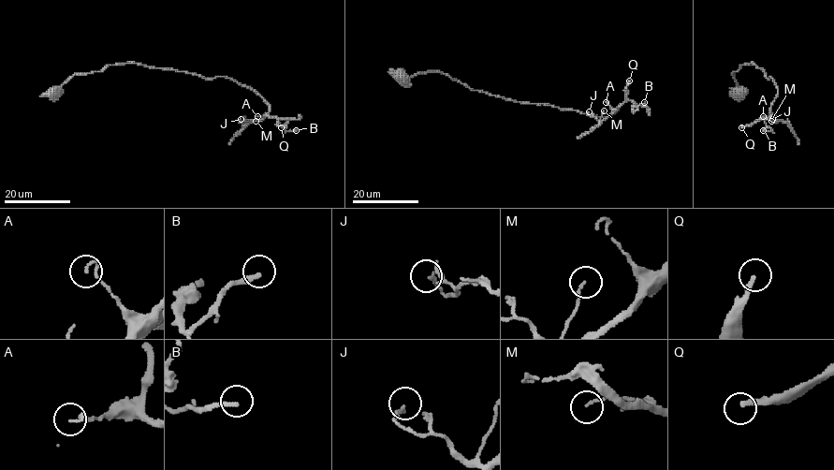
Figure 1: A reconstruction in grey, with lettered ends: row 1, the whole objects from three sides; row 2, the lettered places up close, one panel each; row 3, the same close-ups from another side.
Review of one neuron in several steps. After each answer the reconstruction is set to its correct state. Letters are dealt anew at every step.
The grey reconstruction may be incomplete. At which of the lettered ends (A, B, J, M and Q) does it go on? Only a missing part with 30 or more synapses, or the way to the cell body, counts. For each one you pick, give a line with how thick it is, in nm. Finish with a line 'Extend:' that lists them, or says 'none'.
Q: 240 nm thick
Extend: Q

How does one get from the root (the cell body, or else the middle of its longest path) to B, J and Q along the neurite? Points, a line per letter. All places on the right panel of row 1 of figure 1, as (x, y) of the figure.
B: (738, 93), (732, 73), (744, 65), (775, 81), (777, 96), (761, 118), (771, 130), (763, 130)
J: (738, 93), (732, 73), (751, 63), (761, 68), (777, 87), (769, 111), (782, 121), (772, 119)
Q: (738, 93), (732, 73), (751, 63), (777, 87), (769, 115), (741, 127)

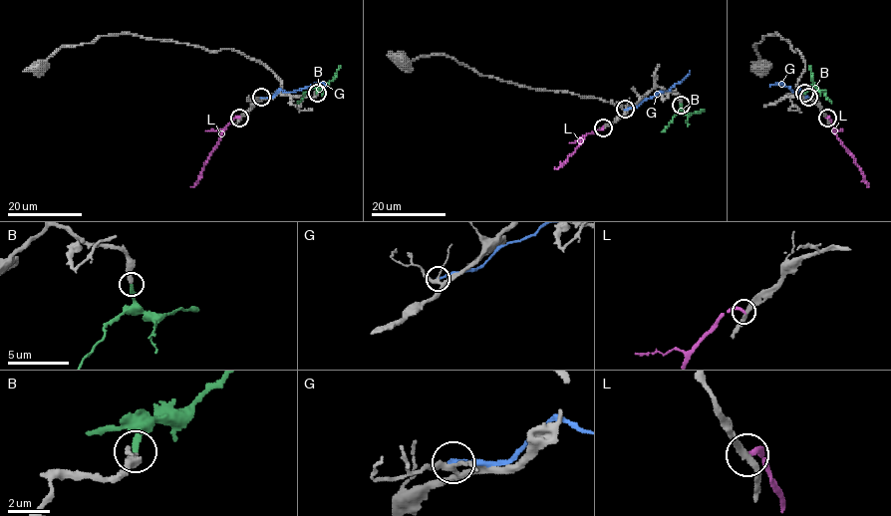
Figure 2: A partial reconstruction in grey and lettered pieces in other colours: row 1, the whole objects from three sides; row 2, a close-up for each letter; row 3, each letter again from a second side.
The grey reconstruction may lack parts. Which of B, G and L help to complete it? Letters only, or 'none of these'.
B

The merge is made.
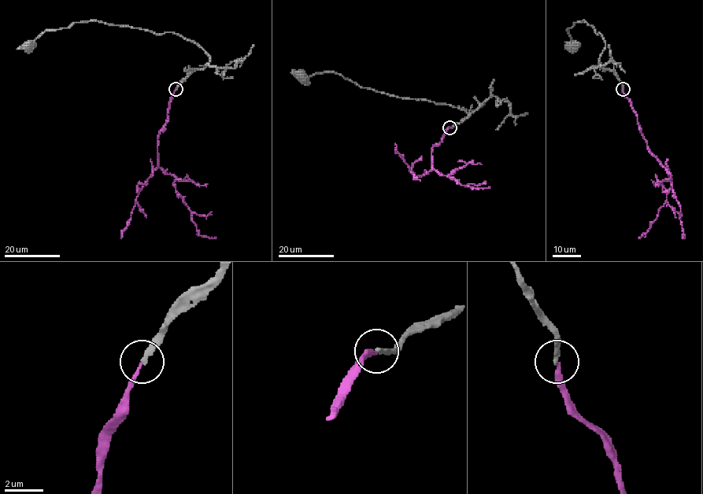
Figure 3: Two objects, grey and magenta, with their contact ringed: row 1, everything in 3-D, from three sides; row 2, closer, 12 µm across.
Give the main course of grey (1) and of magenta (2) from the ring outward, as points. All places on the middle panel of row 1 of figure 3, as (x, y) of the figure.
1: (449, 127), (483, 103), (470, 109), (396, 97), (362, 88), (332, 71), (303, 77)
2: (449, 127), (442, 141), (431, 148), (431, 167), (438, 173), (449, 175), (461, 185), (476, 189), (489, 188)

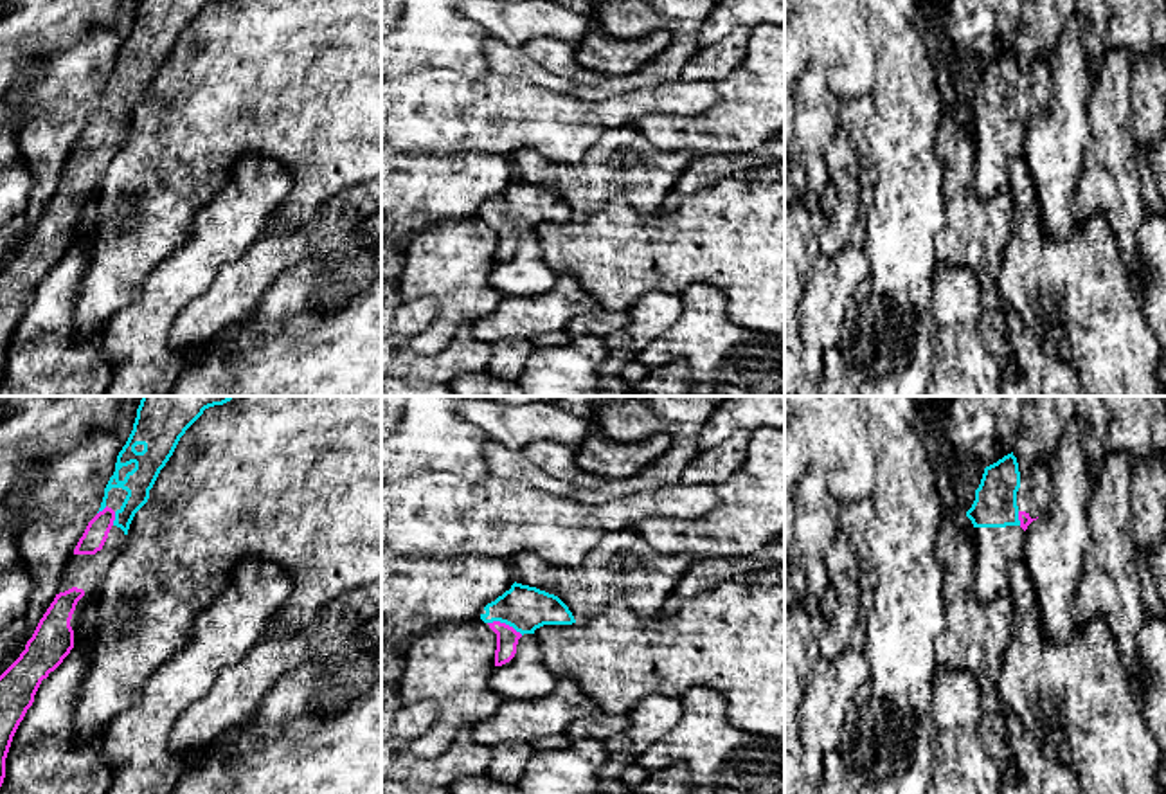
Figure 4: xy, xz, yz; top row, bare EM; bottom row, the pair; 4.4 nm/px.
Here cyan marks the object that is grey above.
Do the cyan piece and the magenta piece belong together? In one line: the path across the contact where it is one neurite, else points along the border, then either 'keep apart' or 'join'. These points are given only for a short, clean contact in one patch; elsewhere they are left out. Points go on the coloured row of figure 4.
across xz (522, 607), (506, 623), (508, 638) | join

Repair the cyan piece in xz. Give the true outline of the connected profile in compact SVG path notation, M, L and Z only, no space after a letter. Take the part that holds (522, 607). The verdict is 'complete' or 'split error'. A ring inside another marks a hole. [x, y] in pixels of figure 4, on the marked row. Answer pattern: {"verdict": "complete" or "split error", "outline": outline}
{"verdict": "split error", "outline": "M516 582L484 610L480 619L497 634L495 666L515 657L518 639L524 634L534 634L543 625L576 623L558 596Z"}

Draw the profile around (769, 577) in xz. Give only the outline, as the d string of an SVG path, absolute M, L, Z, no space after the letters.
M785 565L777 569L767 569L761 573L747 574L740 582L747 585L772 585L772 583L785 585Z

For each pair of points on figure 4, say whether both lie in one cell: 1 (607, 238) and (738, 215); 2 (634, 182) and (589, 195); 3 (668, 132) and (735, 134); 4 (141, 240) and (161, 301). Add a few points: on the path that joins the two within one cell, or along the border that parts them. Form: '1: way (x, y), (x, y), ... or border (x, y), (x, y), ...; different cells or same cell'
1: way (639, 238), (648, 234), (706, 234); same cell
2: way (623, 182), (600, 184); same cell
3: way (684, 134), (718, 134); same cell
4: border (184, 243), (150, 274), (143, 292), (128, 306); different cells

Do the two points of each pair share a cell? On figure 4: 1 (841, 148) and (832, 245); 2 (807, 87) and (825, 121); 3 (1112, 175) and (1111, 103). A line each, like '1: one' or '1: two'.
1: one
2: one
3: one

